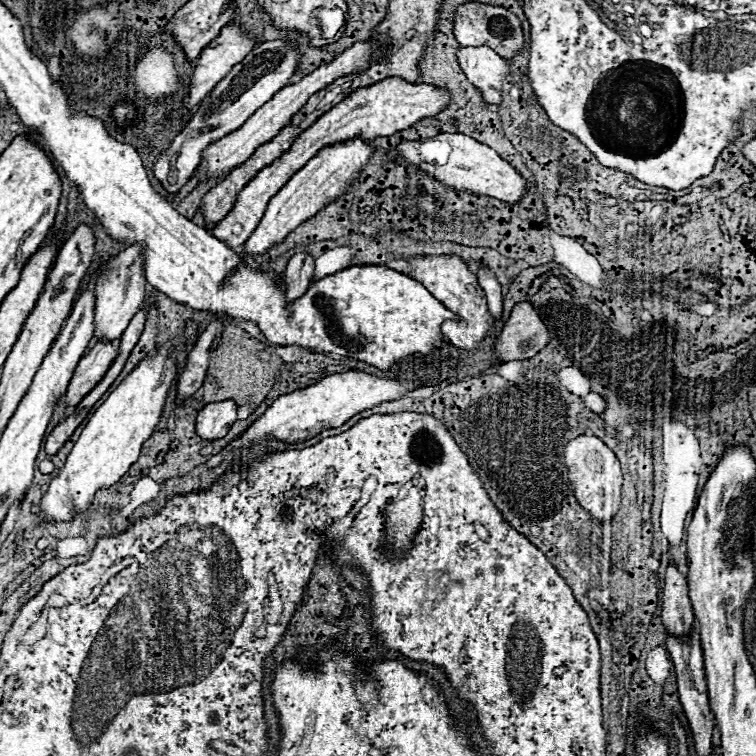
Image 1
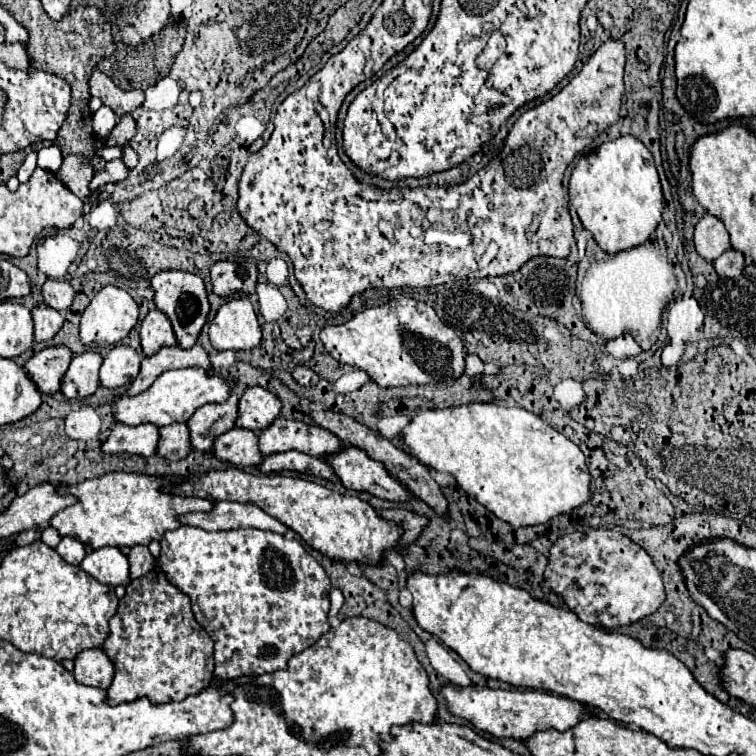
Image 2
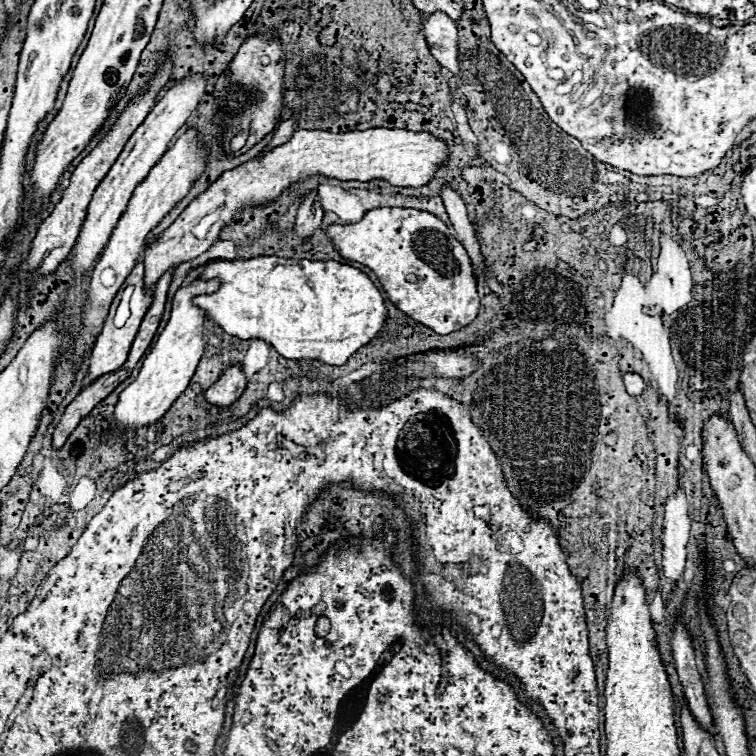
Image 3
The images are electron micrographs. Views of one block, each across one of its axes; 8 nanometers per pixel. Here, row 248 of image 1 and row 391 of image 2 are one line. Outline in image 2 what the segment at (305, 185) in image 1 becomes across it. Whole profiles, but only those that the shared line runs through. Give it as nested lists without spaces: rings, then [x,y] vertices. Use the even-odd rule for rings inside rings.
[[[252,386],[238,400],[236,428],[246,428],[260,432],[280,414],[280,400],[272,396],[266,388]]]

